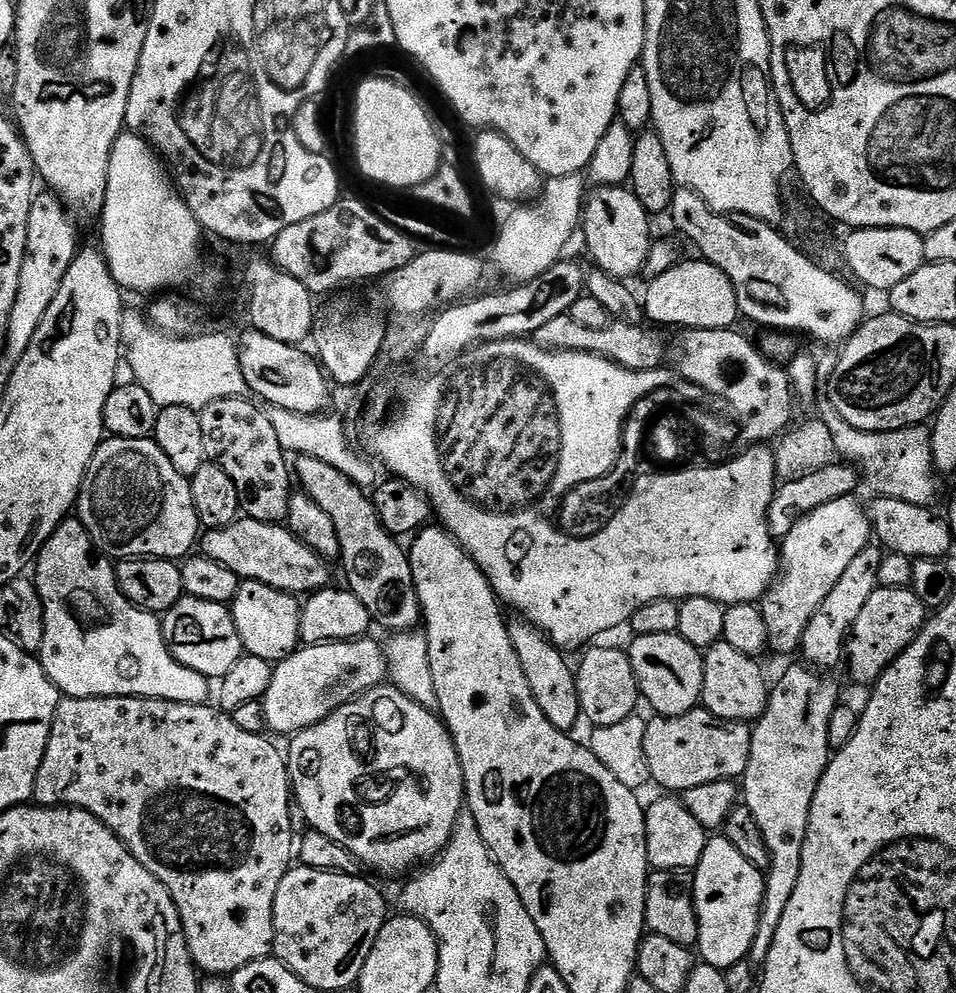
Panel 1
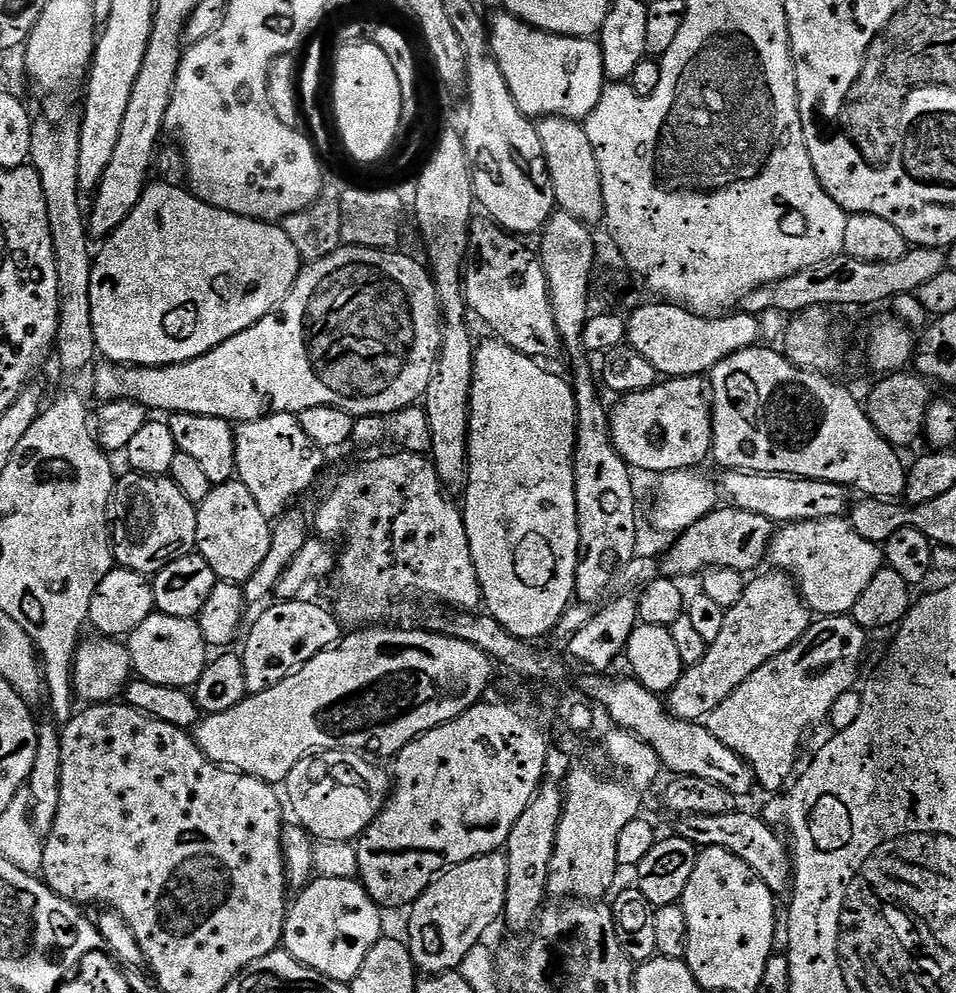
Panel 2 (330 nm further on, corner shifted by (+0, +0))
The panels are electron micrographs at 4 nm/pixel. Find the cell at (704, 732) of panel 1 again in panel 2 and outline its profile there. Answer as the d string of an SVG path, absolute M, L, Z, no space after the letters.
M848 614L813 619L801 640L794 642L794 646L790 646L782 654L770 658L770 662L758 666L758 670L754 670L754 674L750 674L750 678L746 678L746 682L742 682L742 686L738 686L734 694L730 694L730 698L710 710L710 714L702 721L704 727L710 730L710 734L714 734L714 738L718 738L718 742L730 746L734 754L741 756L751 766L761 789L764 787L768 794L779 793L797 771L796 759L800 756L804 735L811 728L827 721L830 706L834 706L843 692L851 692L857 687L856 675L860 672L860 663L868 648L868 636L865 628Z

